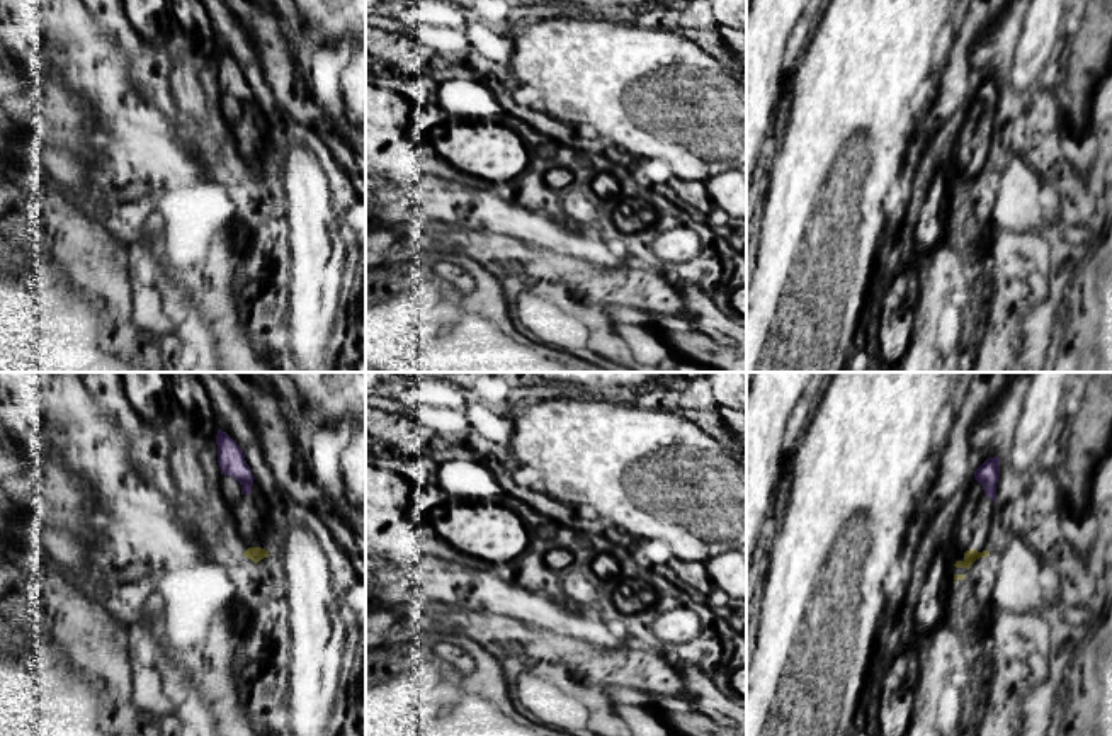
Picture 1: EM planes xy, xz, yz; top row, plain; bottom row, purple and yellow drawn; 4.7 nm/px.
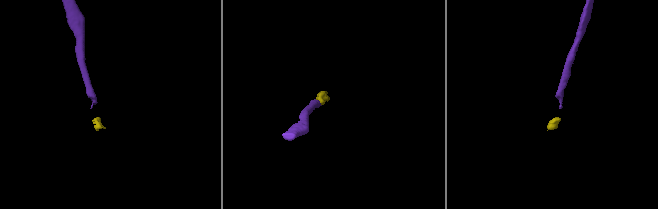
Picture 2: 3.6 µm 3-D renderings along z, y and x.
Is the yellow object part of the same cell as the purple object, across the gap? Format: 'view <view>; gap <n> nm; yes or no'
view yz; gap 240 nm; yes

